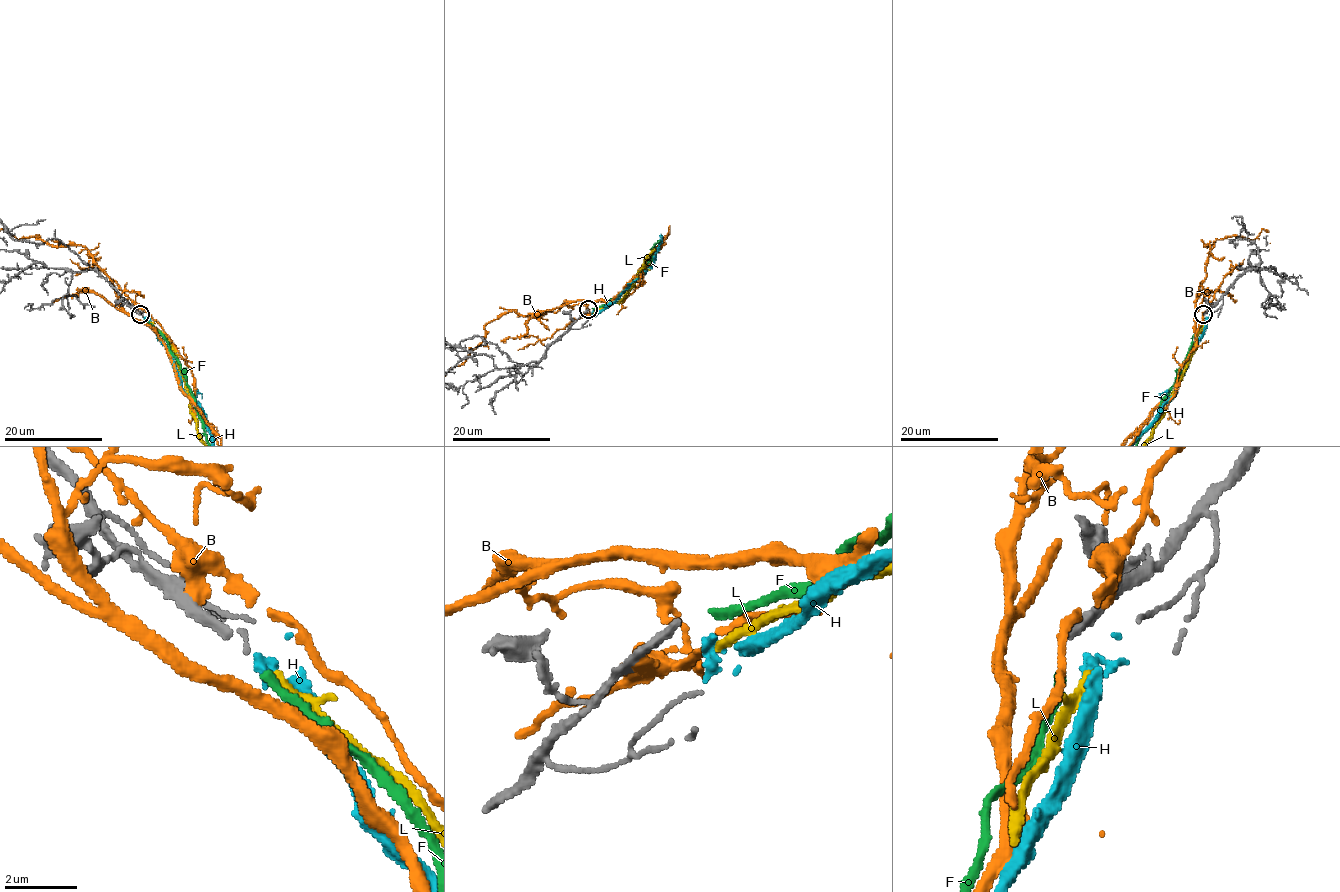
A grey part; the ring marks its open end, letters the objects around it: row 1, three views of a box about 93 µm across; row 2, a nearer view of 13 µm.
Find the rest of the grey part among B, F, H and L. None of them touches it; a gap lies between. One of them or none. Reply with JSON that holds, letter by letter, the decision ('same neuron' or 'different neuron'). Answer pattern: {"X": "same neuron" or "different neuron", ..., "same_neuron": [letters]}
{"B": "different neuron", "F": "same neuron", "H": "different neuron", "L": "different neuron", "same_neuron": ["F"]}

